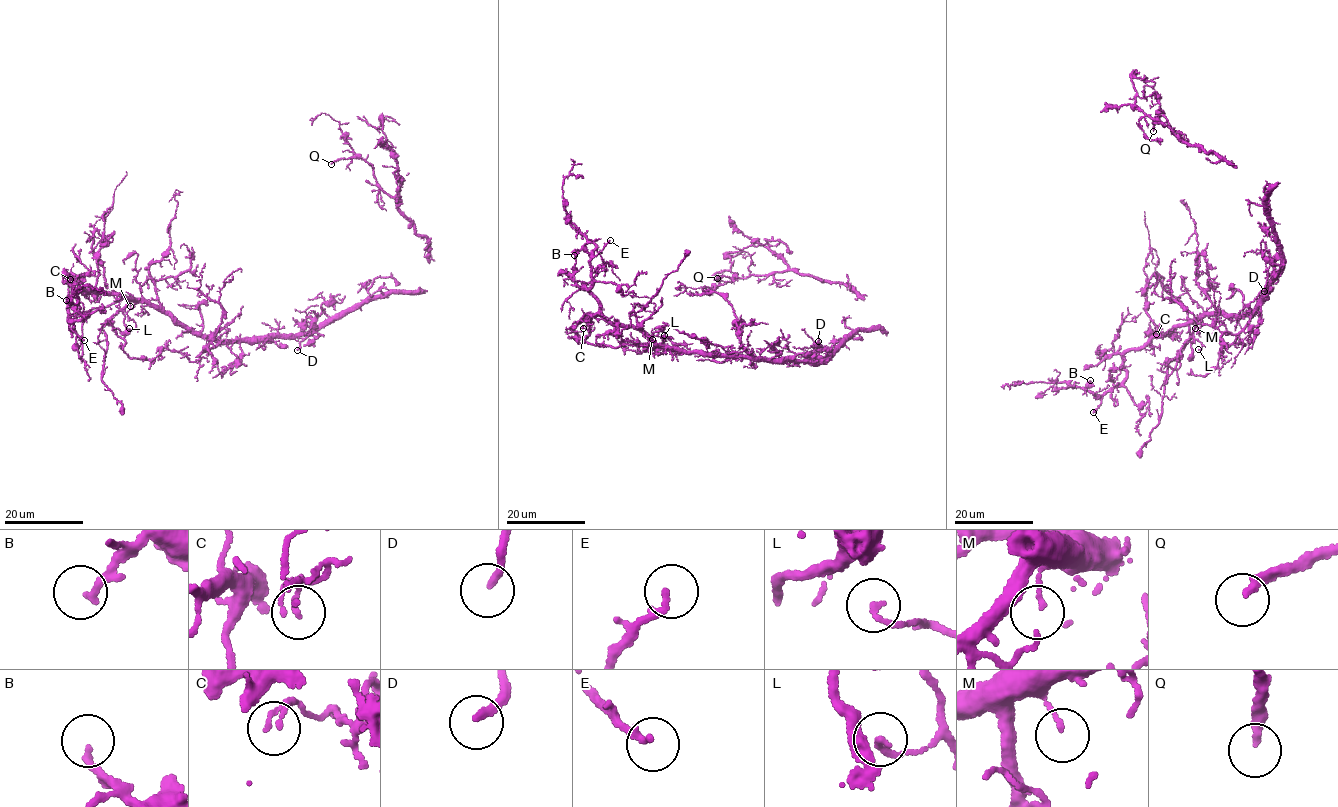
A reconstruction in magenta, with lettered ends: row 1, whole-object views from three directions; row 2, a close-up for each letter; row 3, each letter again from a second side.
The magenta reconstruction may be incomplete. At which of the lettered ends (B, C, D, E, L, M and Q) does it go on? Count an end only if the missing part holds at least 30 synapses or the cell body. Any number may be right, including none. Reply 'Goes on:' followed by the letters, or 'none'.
Goes on: Q

